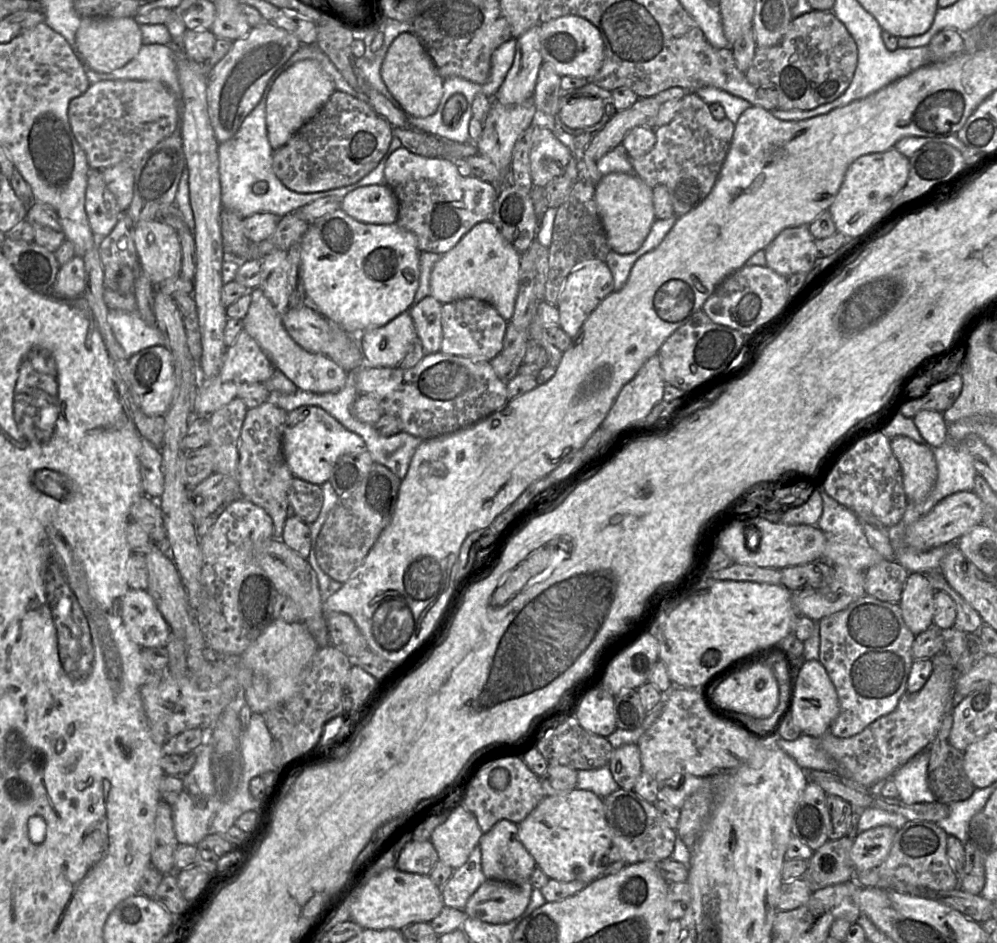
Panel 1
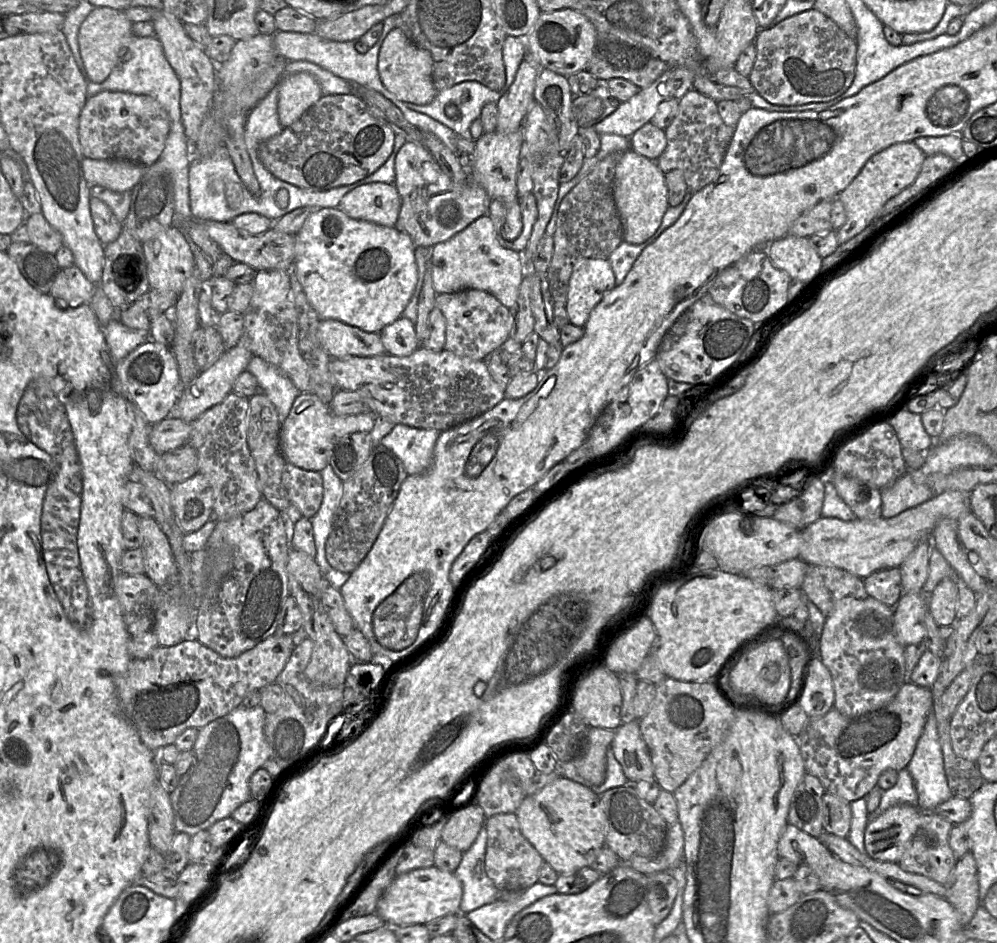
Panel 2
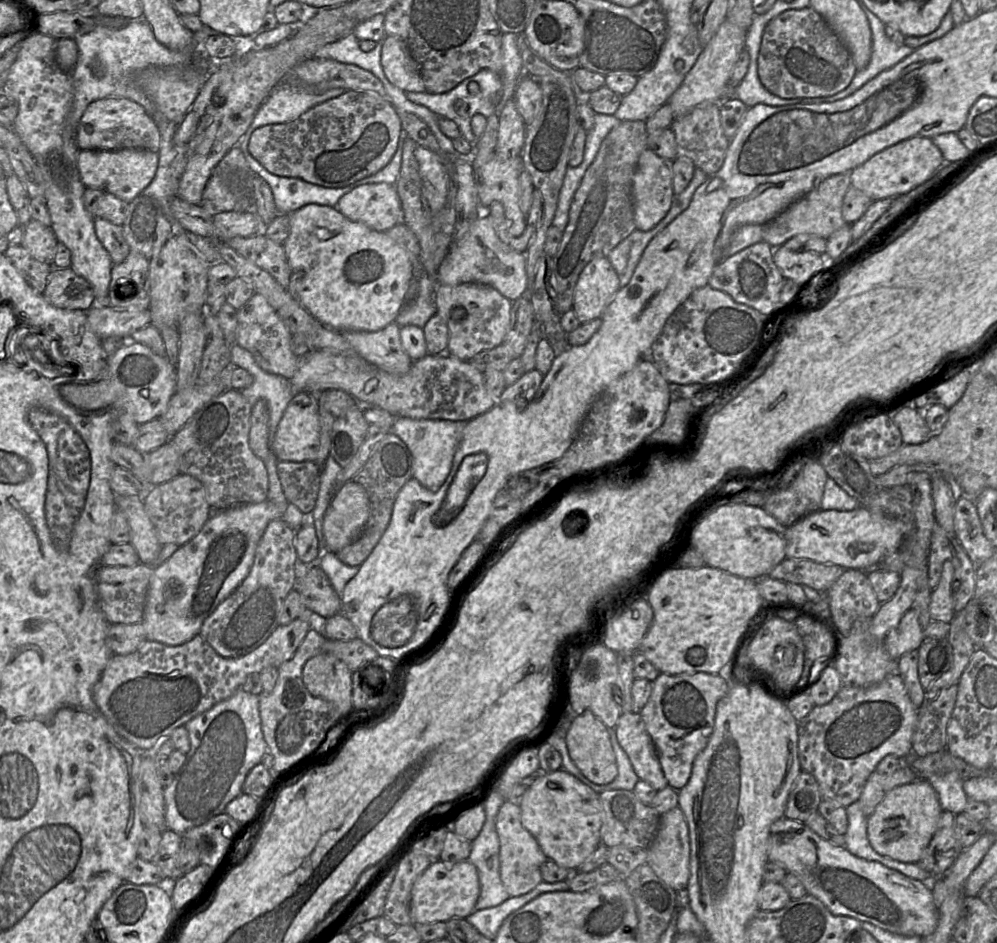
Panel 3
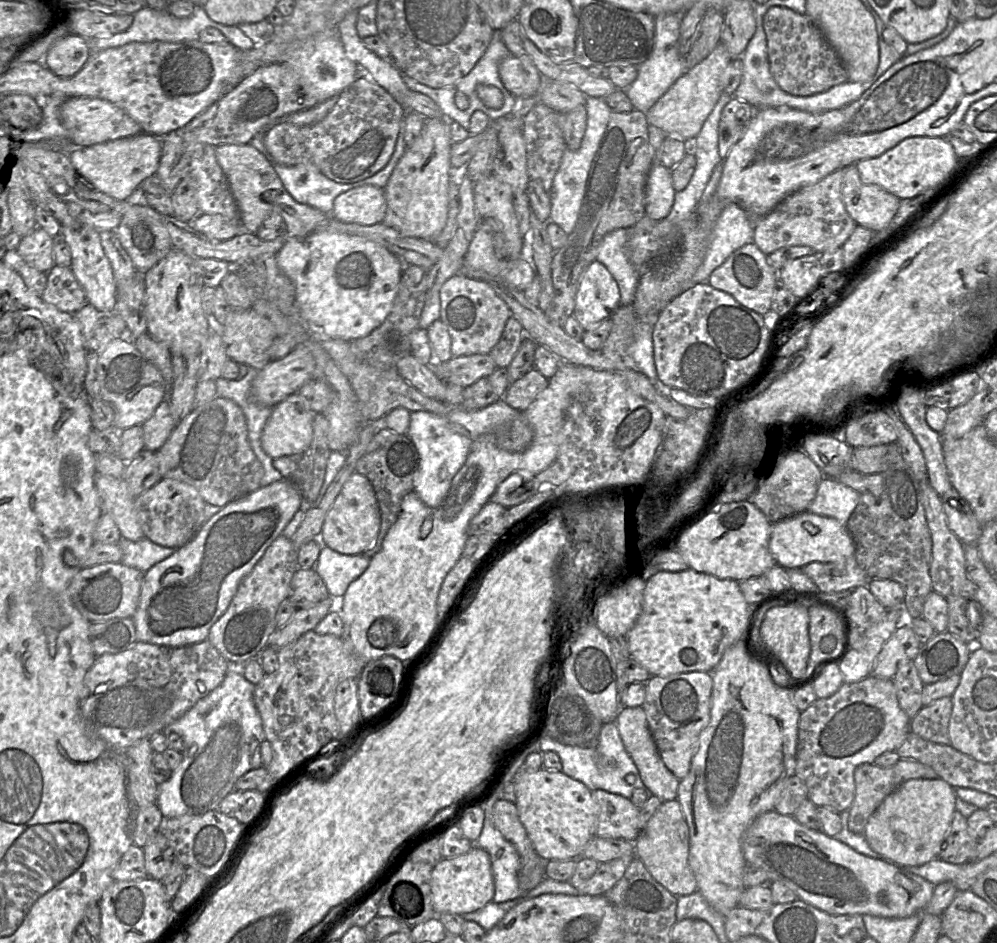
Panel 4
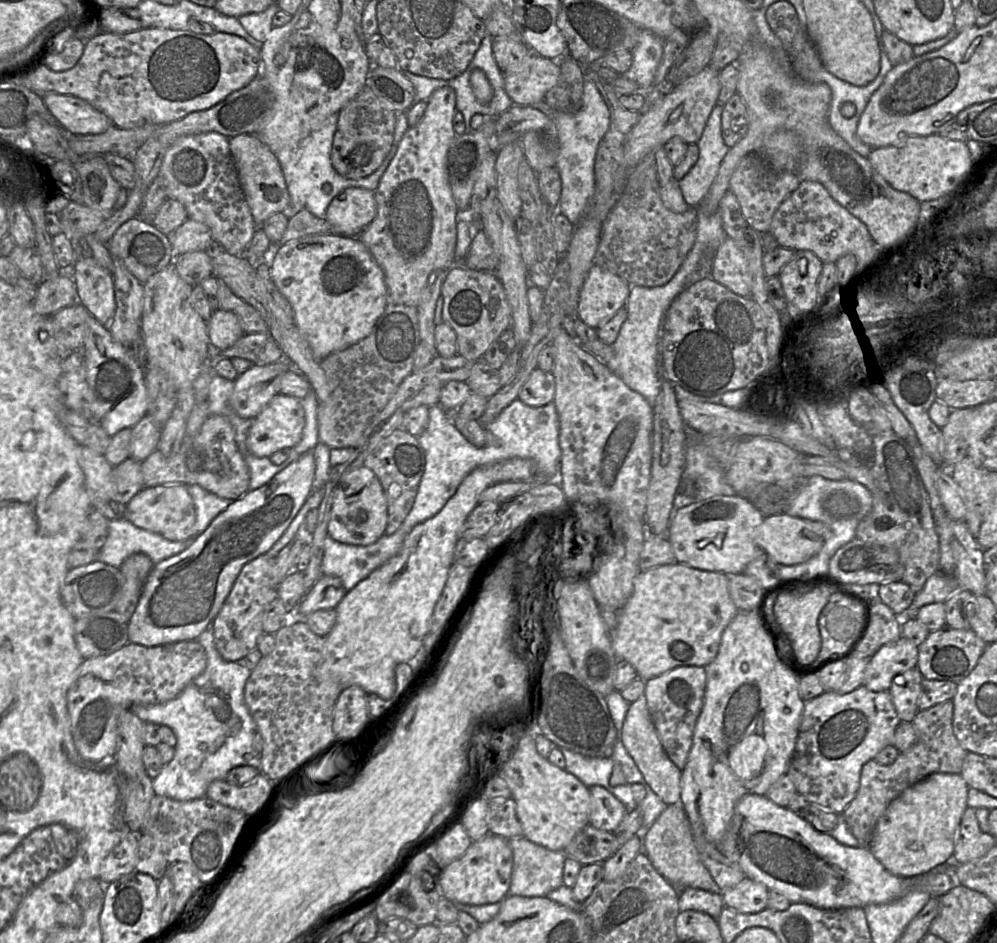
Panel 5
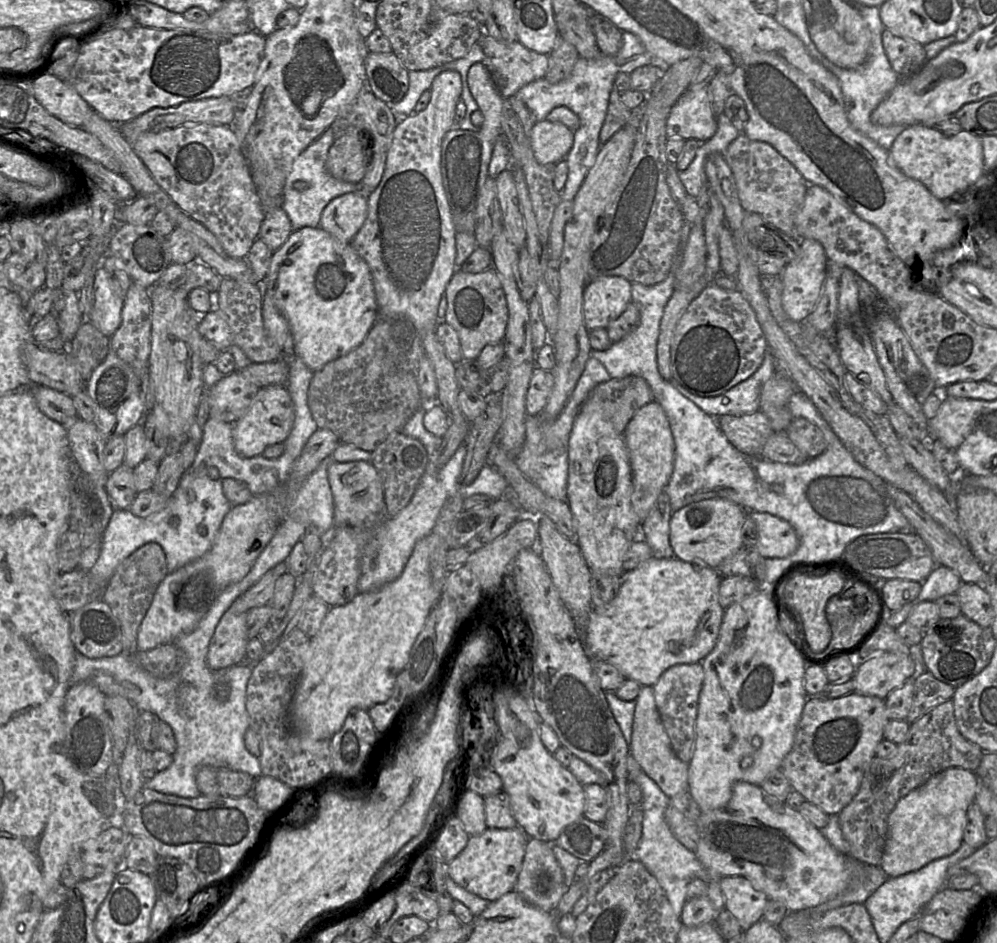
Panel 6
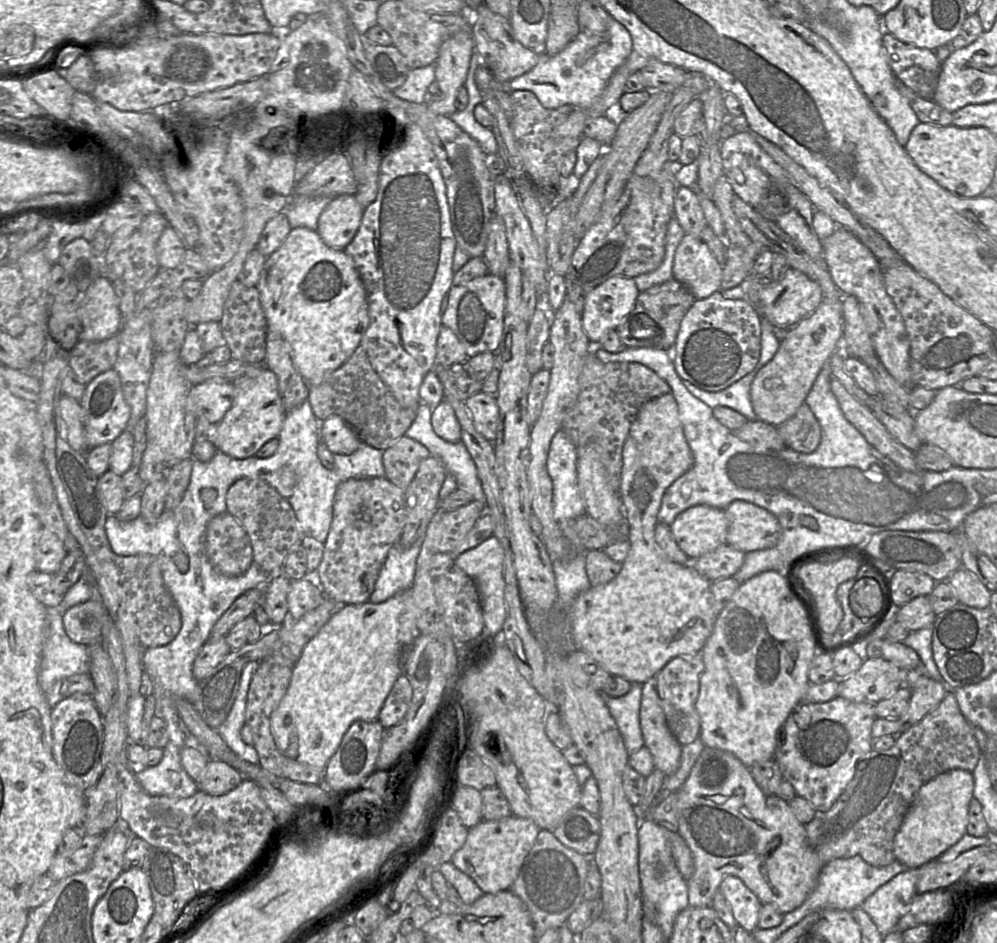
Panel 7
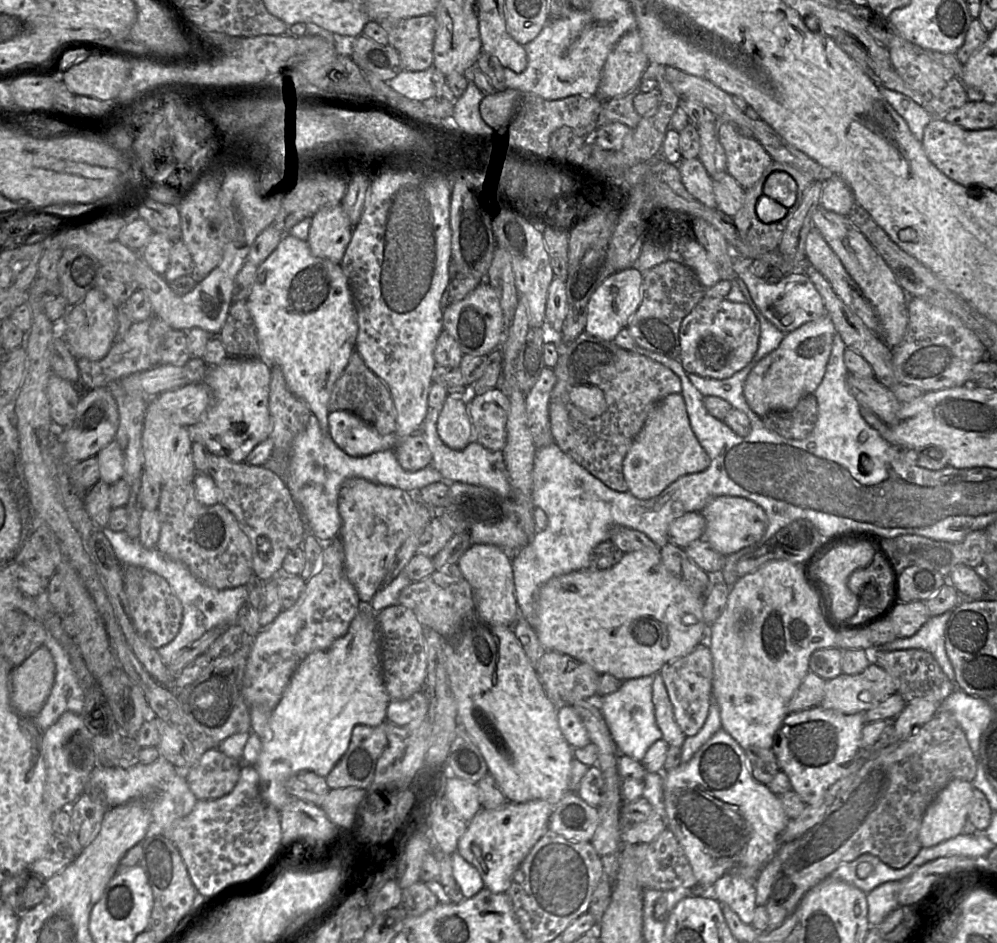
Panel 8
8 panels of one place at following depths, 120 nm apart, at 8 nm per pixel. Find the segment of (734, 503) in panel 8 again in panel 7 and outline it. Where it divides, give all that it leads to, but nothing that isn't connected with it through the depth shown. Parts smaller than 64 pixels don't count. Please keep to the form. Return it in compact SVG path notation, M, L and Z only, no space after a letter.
M734 500L724 511L728 520L726 544L744 553L777 544L782 527L770 511L744 500Z

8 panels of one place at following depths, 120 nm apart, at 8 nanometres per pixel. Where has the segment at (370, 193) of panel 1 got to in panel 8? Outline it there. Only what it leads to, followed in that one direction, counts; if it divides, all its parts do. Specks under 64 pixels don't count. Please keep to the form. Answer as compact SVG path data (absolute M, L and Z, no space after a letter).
M341 204L327 206L312 216L306 242L314 256L340 264L353 228Z

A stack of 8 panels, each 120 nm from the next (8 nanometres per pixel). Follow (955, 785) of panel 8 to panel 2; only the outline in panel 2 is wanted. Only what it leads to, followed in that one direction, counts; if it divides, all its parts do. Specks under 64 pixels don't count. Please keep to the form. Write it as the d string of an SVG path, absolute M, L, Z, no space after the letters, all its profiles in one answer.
M896 805L869 820L864 833L866 854L877 861L898 863L923 813L915 806Z

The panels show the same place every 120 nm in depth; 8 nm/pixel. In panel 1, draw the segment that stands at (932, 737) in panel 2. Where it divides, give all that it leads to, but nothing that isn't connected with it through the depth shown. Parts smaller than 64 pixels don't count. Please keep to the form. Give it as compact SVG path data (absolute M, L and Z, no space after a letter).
M921 751L898 769L892 776L899 799L906 805L934 802L935 796L928 786L927 773L930 755Z

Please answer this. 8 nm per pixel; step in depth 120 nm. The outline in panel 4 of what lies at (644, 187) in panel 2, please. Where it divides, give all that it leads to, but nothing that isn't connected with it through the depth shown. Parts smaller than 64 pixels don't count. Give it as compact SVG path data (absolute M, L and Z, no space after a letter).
M654 162L645 185L645 215L653 220L665 219L672 209L675 194L671 170Z

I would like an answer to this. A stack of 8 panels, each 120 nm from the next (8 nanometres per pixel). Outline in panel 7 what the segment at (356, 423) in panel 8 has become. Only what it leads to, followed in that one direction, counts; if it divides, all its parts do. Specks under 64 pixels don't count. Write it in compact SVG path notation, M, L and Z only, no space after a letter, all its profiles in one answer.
M337 415L323 421L321 438L332 454L350 455L361 443L354 430Z

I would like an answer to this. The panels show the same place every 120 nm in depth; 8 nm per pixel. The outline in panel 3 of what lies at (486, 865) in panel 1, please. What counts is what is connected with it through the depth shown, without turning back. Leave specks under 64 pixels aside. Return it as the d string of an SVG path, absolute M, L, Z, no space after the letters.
M505 800L496 817L499 838L500 877L511 897L527 894L543 881L541 867L549 860L534 836L521 823L521 809L517 801Z

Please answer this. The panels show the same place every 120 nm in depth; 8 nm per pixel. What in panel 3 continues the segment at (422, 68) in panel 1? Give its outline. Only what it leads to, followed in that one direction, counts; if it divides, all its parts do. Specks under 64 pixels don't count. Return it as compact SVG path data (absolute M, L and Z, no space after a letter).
M386 36L381 51L381 66L391 84L404 92L425 92L418 65L403 41Z

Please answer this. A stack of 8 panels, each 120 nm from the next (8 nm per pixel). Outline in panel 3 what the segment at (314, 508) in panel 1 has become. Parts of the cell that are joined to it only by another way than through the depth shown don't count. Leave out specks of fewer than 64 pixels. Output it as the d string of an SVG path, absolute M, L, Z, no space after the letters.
M278 461L276 468L288 502L305 515L311 515L318 498L321 467L313 461Z

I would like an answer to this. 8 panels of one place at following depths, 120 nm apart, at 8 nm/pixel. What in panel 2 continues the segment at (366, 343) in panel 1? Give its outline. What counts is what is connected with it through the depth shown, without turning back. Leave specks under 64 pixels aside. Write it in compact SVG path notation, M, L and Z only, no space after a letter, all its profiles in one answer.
M400 317L380 332L386 354L405 357L421 345L416 336L415 323Z

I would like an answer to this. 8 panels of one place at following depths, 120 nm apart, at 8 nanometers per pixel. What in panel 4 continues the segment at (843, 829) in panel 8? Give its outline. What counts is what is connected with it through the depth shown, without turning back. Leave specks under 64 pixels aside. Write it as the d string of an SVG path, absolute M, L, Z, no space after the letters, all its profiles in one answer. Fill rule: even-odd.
M949 696L924 706L910 722L911 732L933 743L950 745L949 722L952 709L952 698ZM902 759L891 767L881 768L874 763L859 765L854 772L855 798L848 809L848 829L855 834L863 834L870 816L880 806L883 800L899 785L910 779L936 779L937 773L928 765L913 759Z

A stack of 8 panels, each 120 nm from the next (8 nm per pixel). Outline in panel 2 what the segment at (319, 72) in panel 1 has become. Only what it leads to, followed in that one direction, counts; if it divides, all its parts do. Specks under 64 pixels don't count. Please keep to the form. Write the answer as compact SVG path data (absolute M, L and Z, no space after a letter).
M309 73L284 75L279 81L278 116L283 128L295 123L323 97L319 83Z

